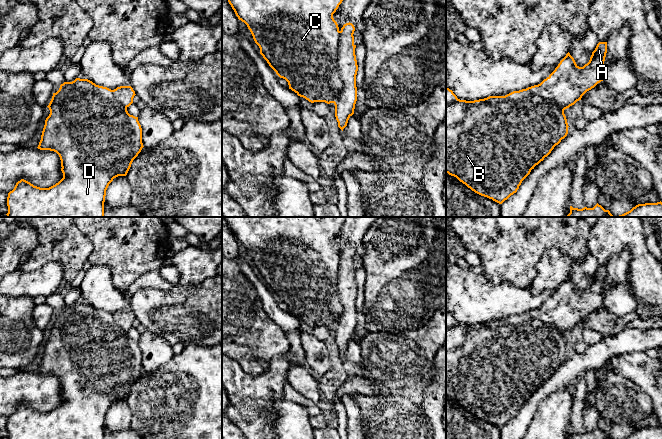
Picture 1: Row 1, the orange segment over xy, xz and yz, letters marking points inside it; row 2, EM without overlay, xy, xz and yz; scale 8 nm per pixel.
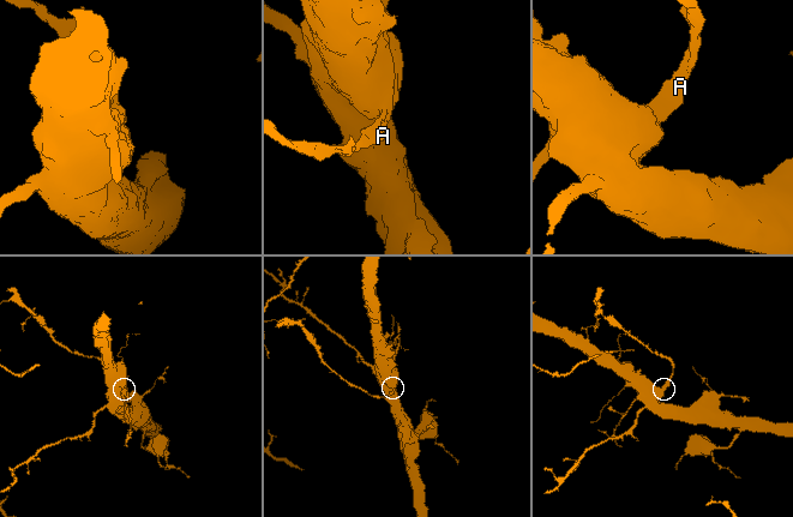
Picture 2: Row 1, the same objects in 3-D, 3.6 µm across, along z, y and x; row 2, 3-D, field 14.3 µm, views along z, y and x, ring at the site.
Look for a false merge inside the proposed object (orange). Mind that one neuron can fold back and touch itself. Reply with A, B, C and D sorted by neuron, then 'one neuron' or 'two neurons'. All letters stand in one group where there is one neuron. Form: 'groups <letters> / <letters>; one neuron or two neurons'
groups A / B C D; two neurons

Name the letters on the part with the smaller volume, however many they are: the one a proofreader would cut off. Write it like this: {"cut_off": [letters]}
{"cut_off": ["A"]}

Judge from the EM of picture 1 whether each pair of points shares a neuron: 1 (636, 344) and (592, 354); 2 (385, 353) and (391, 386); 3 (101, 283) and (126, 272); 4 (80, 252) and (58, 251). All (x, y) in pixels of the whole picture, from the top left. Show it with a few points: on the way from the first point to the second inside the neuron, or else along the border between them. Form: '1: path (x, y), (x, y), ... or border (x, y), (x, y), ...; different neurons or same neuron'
1: path (625, 344), (613, 345), (603, 350); same neuron
2: path (388, 361), (388, 372), (391, 378); same neuron
3: border (92, 265), (105, 265), (111, 282), (123, 293); different neurons
4: path (75, 251), (63, 251); same neuron

